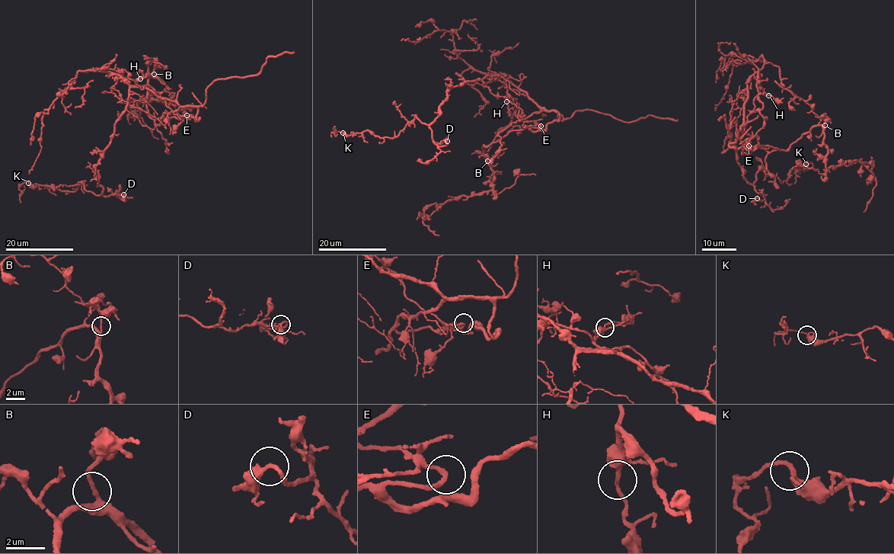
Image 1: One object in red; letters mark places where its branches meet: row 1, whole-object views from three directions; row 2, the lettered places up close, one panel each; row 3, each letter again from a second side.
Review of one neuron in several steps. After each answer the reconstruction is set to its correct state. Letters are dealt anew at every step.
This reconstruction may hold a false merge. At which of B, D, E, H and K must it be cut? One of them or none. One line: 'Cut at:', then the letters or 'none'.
Cut at: none

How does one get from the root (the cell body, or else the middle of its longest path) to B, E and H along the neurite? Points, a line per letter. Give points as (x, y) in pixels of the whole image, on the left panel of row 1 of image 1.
B: (154, 94), (176, 102), (179, 107), (164, 113), (156, 127), (148, 116), (146, 102), (148, 80), (154, 74)
E: (154, 94), (182, 106), (197, 108), (196, 116), (199, 119), (195, 120), (193, 116), (186, 116)
H: (154, 94), (149, 89), (128, 84), (120, 75), (135, 83), (140, 78)

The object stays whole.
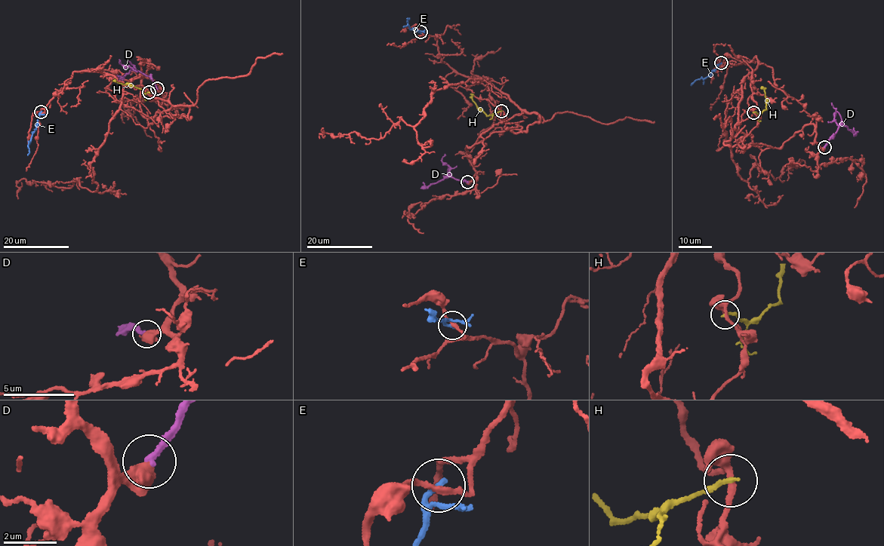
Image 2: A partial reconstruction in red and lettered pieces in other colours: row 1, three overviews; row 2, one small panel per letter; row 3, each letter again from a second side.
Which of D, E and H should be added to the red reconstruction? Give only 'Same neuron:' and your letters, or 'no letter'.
Same neuron: no letter

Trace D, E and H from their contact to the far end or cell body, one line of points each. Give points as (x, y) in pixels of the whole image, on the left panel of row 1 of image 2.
D: (157, 88), (149, 76), (133, 69), (122, 77), (118, 76)
E: (41, 111), (36, 130), (27, 145), (29, 151), (27, 155)
H: (149, 92), (144, 93), (138, 87), (113, 81)

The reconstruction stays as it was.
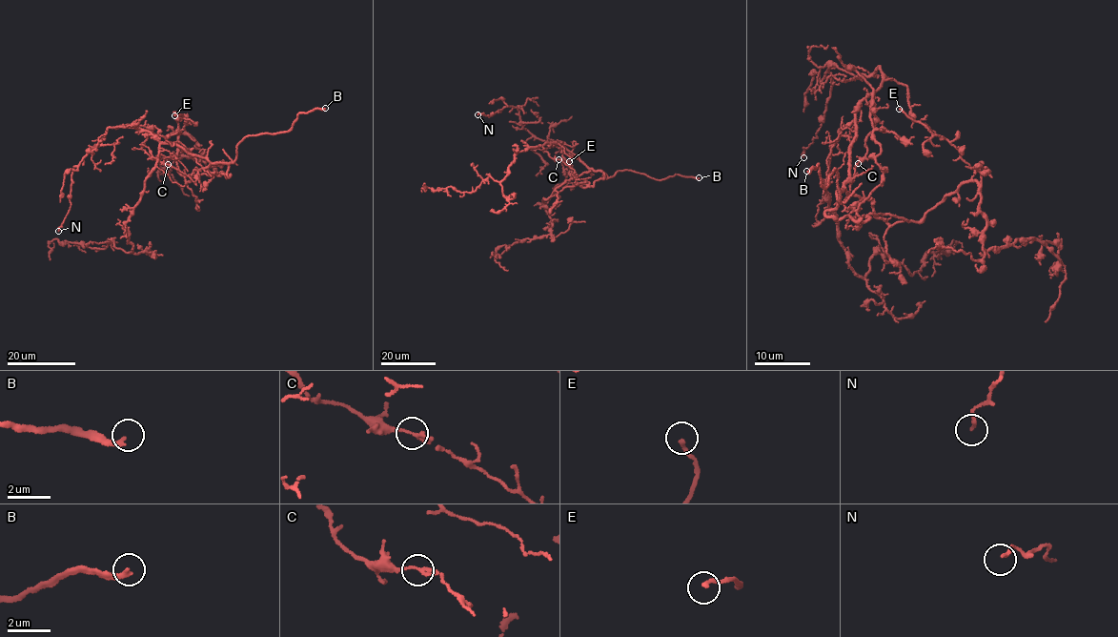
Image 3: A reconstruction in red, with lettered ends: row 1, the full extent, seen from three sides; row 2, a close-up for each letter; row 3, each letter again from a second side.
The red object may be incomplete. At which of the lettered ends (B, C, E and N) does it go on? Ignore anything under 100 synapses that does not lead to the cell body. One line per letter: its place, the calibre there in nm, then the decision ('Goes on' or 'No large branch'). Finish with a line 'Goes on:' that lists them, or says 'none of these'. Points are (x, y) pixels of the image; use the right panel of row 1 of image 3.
B: Place: (806, 171). Thickness 240 nm. Goes on
C: Place: (858, 163). Thickness 140 nm. No large branch
E: Place: (899, 109). Thickness 200 nm. No large branch
N: Place: (803, 157). Thickness 170 nm. No large branch
Goes on: B

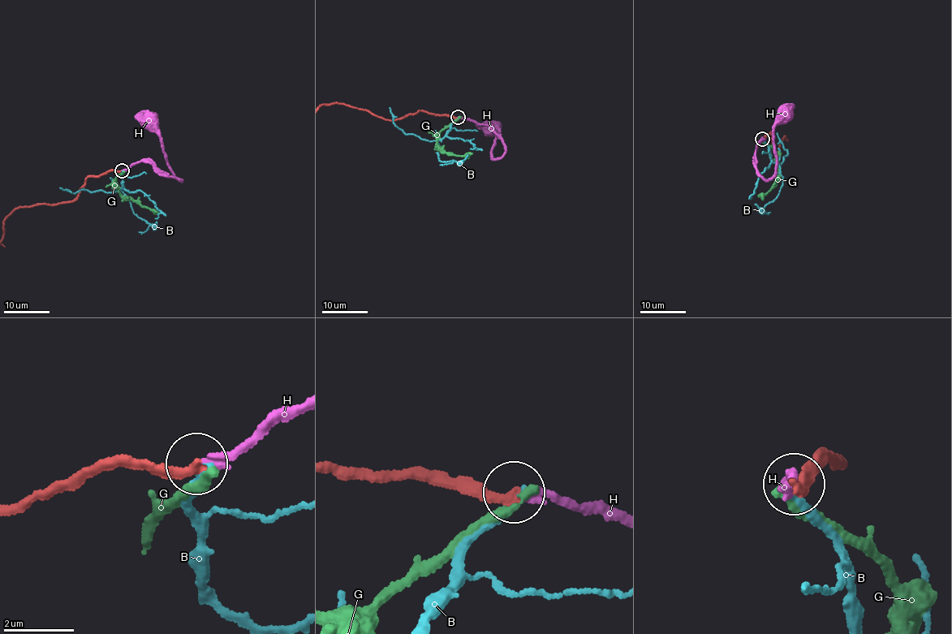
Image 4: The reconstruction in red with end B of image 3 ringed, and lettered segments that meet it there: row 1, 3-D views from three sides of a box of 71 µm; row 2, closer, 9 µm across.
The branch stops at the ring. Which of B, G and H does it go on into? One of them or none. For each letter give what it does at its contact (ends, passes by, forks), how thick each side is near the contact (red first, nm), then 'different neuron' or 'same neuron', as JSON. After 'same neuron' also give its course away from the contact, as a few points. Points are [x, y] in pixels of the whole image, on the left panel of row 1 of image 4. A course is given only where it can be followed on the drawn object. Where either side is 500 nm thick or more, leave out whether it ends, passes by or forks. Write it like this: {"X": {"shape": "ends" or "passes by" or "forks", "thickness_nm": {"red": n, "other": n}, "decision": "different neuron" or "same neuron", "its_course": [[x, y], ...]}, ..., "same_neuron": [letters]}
{"B": {"shape": "ends", "thickness_nm": {"red": 260, "other": 240}, "decision": "different neuron"}, "G": {"shape": "ends", "thickness_nm": {"red": 260, "other": 320}, "decision": "different neuron"}, "H": {"shape": "ends", "thickness_nm": {"red": 260, "other": 240}, "decision": "same neuron", "its_course": [[122, 170], [140, 161], [154, 164], [161, 171], [182, 179], [176, 178], [167, 163], [161, 138], [150, 122]]}, "same_neuron": ["H"]}

